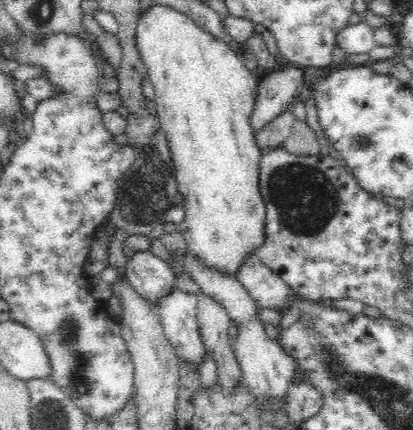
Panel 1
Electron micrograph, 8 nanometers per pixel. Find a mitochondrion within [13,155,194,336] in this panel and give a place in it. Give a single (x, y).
(146, 194)

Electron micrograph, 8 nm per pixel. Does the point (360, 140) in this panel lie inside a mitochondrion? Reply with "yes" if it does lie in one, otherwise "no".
yes

